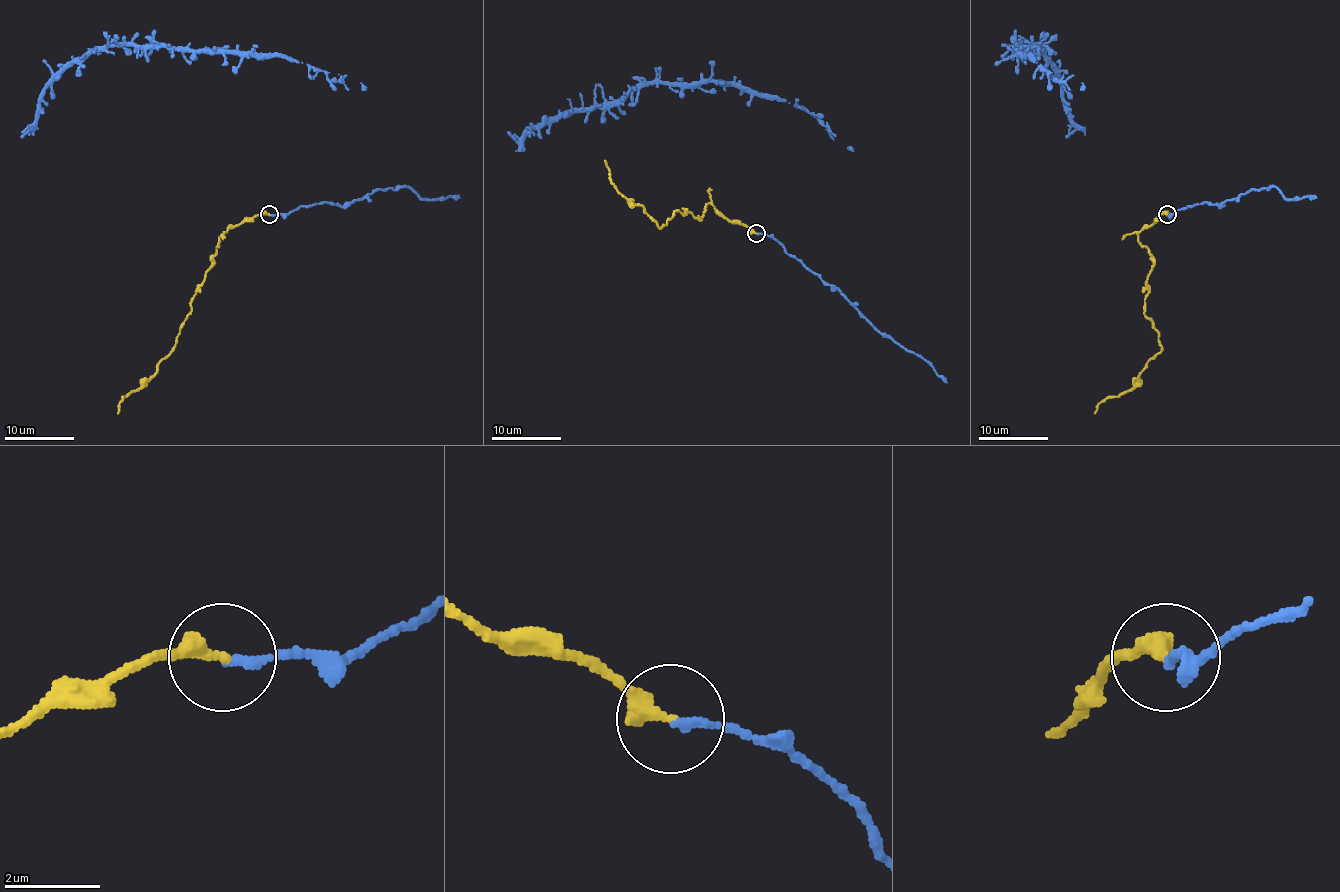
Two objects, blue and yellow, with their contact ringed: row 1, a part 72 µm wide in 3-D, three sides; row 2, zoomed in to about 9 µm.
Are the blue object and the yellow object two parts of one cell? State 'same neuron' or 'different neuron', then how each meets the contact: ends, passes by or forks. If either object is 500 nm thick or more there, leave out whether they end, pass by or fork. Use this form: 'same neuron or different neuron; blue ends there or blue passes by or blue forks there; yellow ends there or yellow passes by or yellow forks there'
same neuron; blue ends there; yellow ends there

